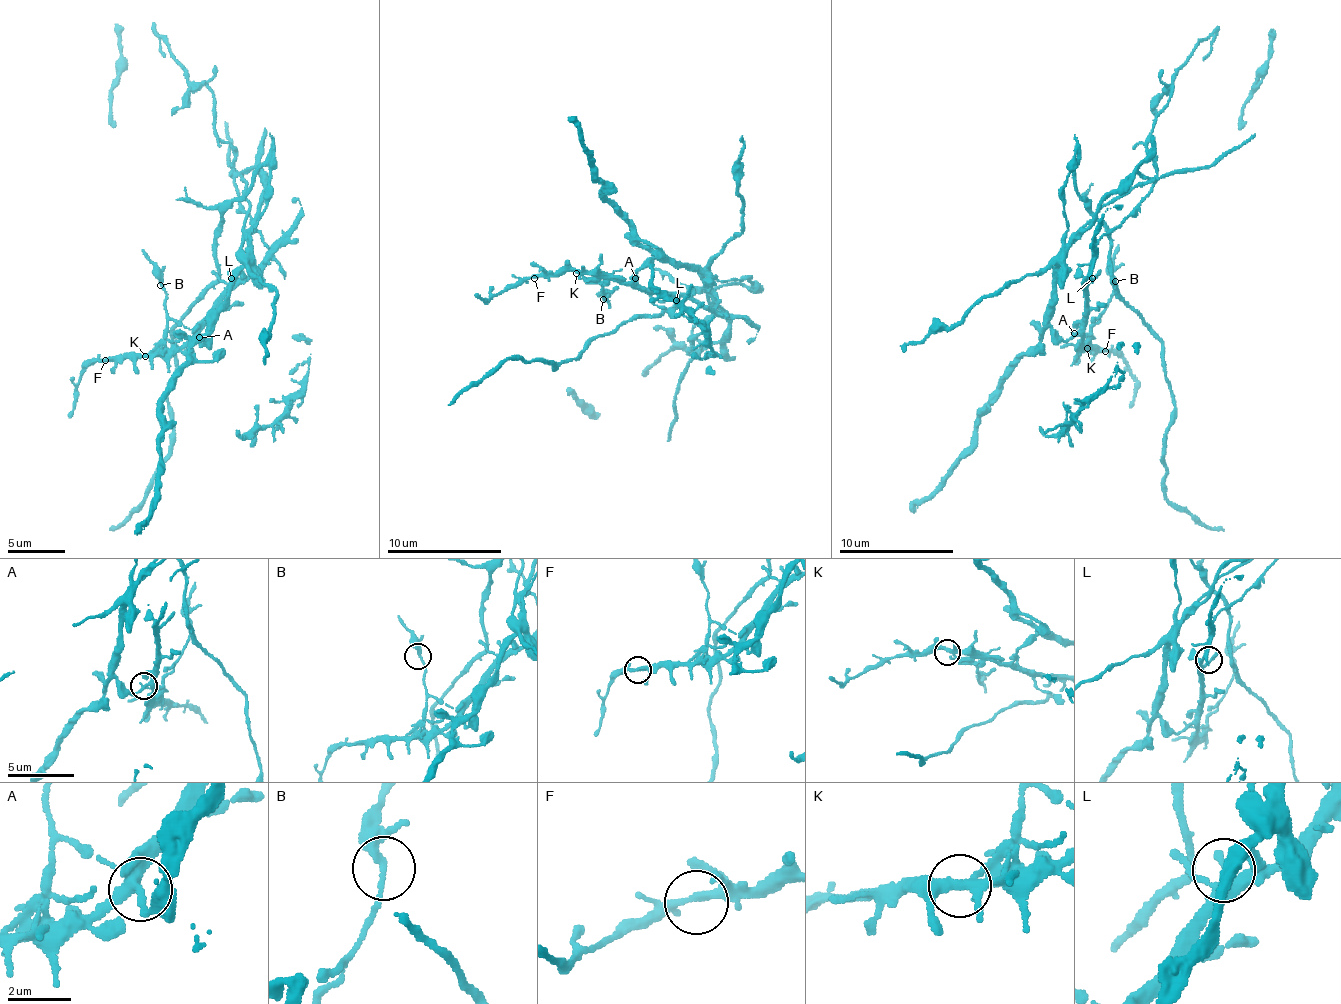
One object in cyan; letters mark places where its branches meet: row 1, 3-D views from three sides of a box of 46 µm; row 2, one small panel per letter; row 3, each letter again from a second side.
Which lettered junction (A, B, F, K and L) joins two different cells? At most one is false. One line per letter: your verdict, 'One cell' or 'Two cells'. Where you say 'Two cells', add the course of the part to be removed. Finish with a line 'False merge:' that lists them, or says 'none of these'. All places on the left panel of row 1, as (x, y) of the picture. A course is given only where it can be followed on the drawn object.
A: Two cells. Course of the part to remove: (198, 336), (246, 257), (267, 165), (226, 210), (216, 282), (175, 330), (170, 452), (110, 530)
B: One cell
F: One cell
K: One cell
L: One cell
False merge: A

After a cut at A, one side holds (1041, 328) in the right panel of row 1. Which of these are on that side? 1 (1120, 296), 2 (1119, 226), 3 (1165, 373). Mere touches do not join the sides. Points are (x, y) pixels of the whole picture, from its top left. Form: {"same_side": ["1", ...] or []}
{"same_side": ["1", "2", "3"]}

